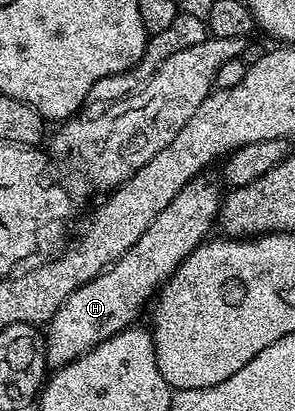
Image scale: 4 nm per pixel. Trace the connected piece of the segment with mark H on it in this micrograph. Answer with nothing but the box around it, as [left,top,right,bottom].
[46,176,222,366]

